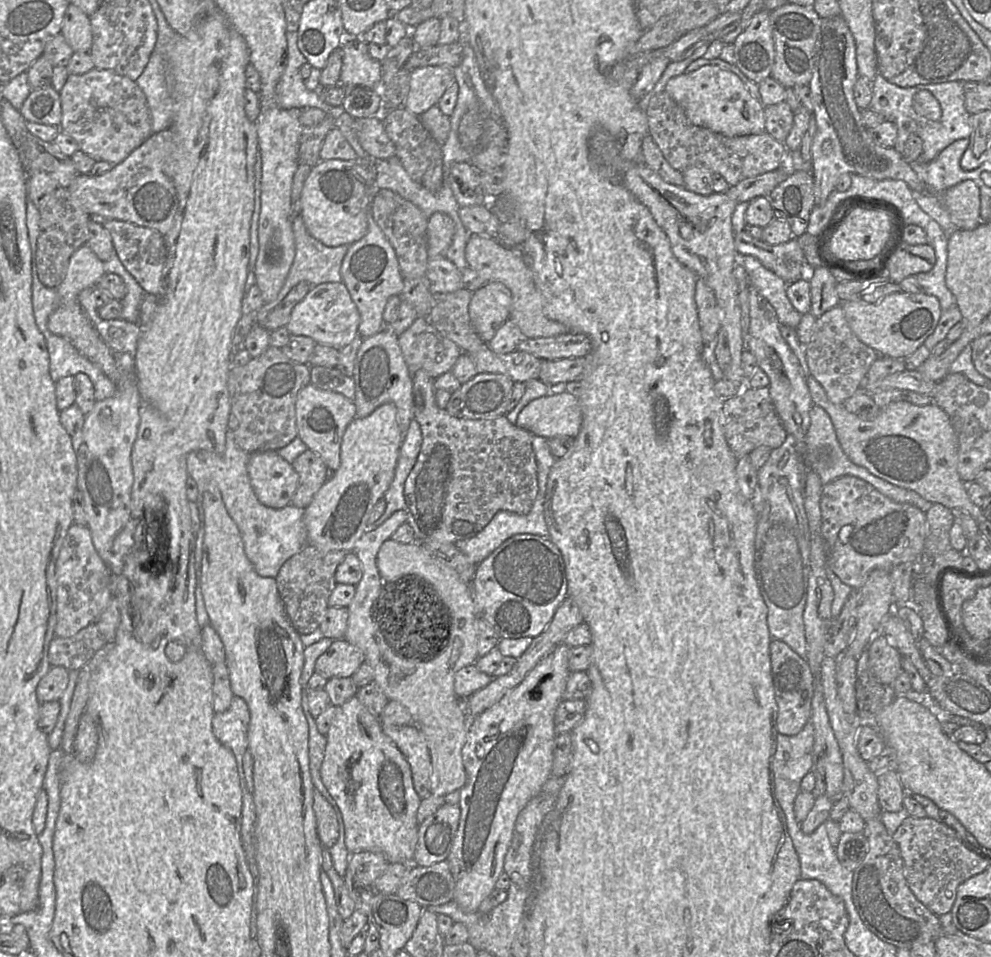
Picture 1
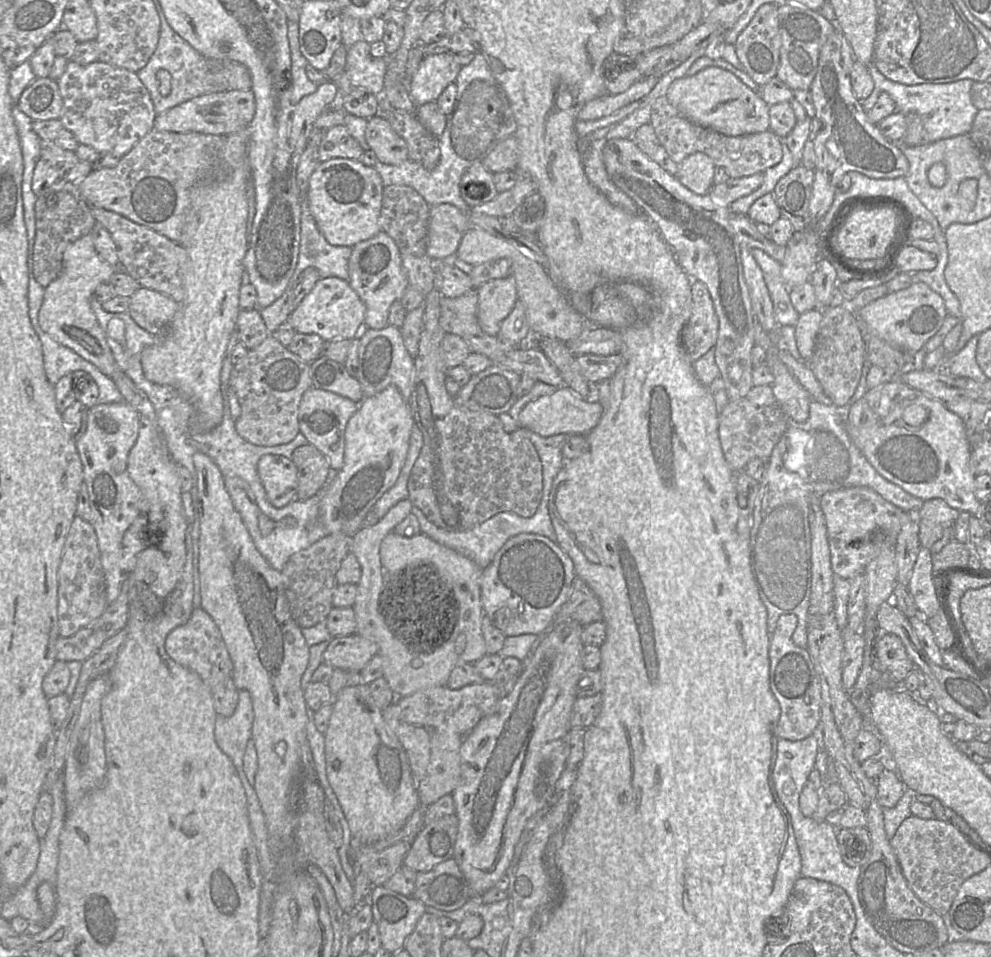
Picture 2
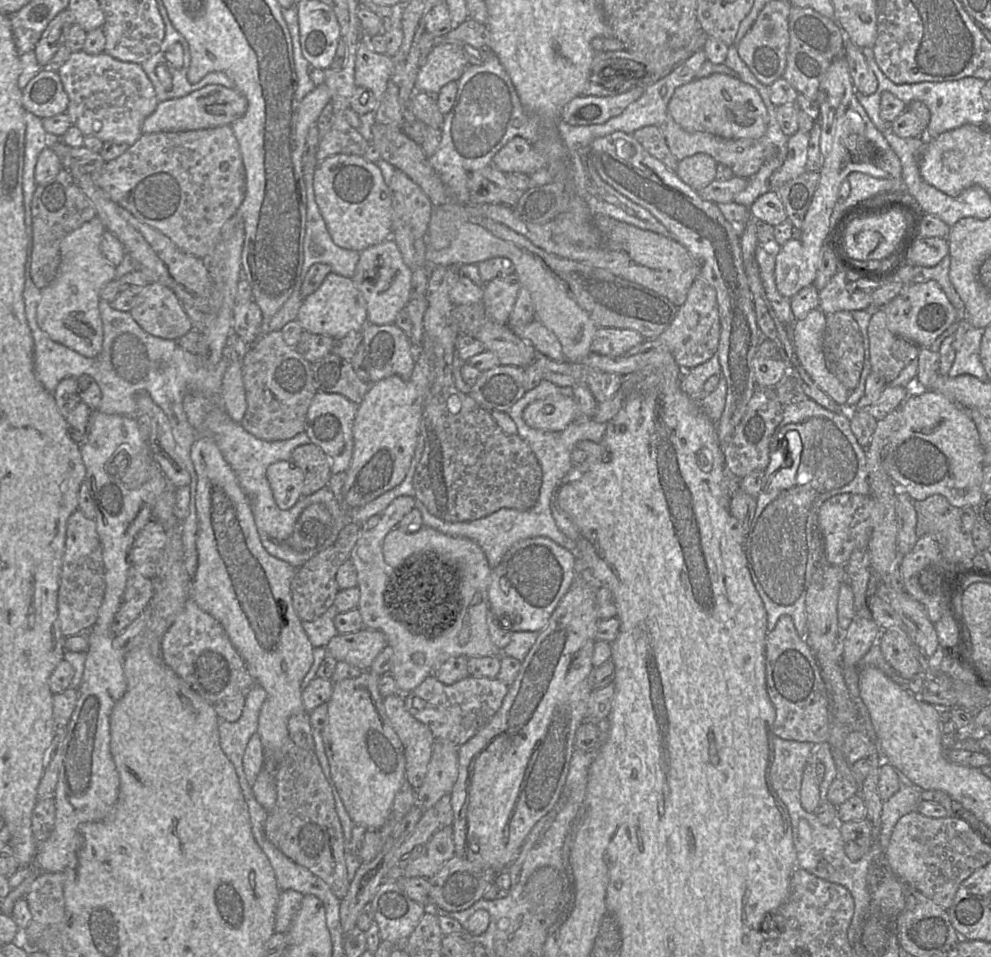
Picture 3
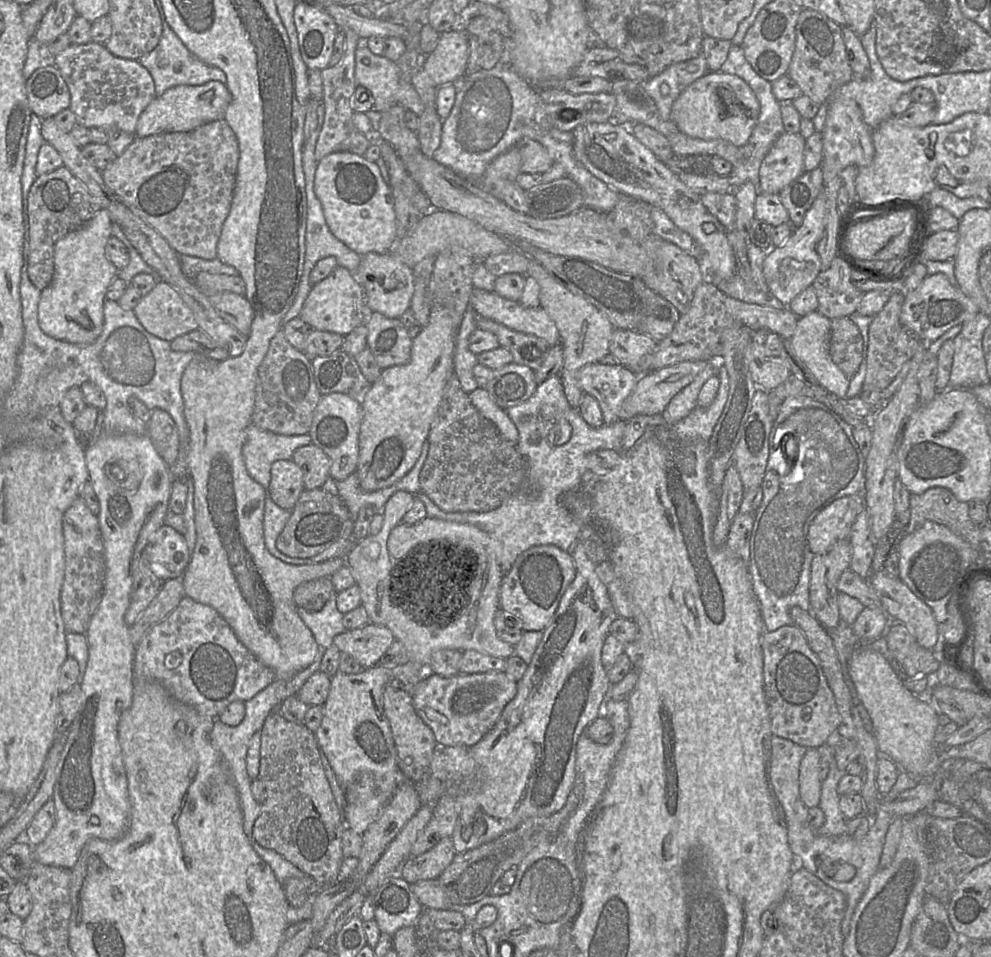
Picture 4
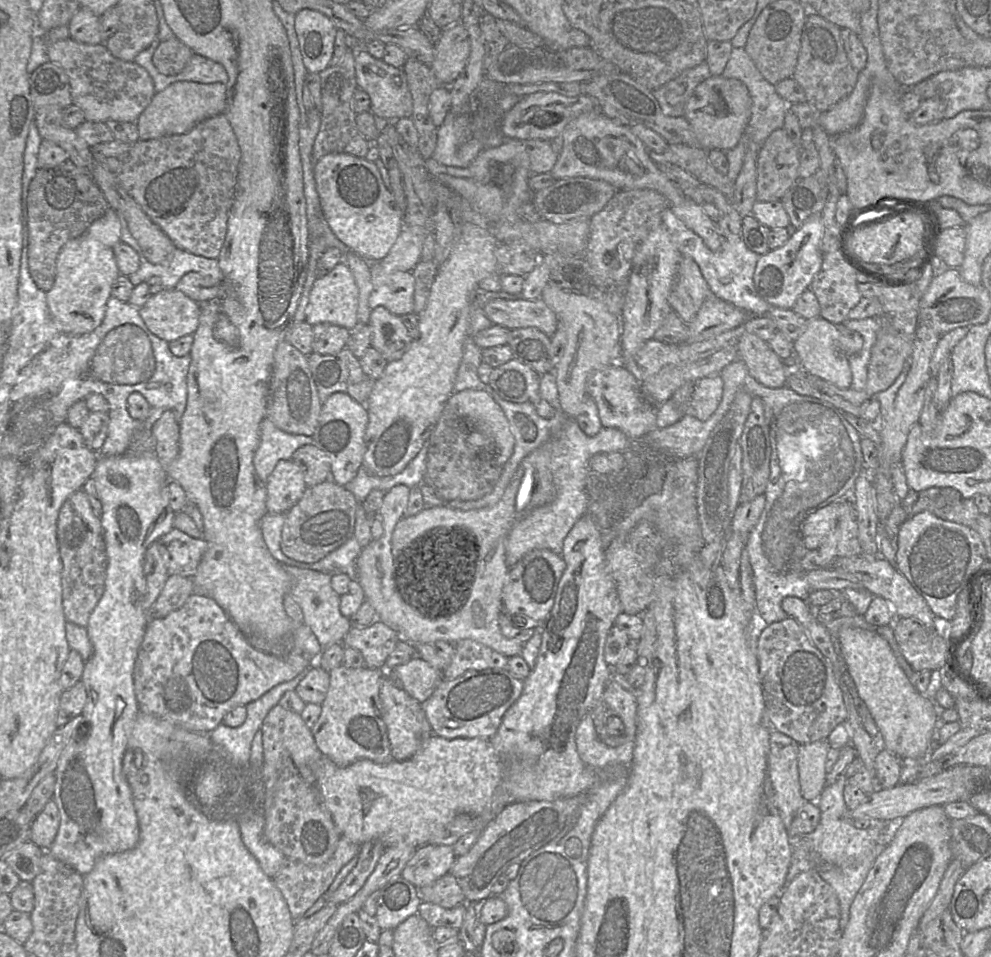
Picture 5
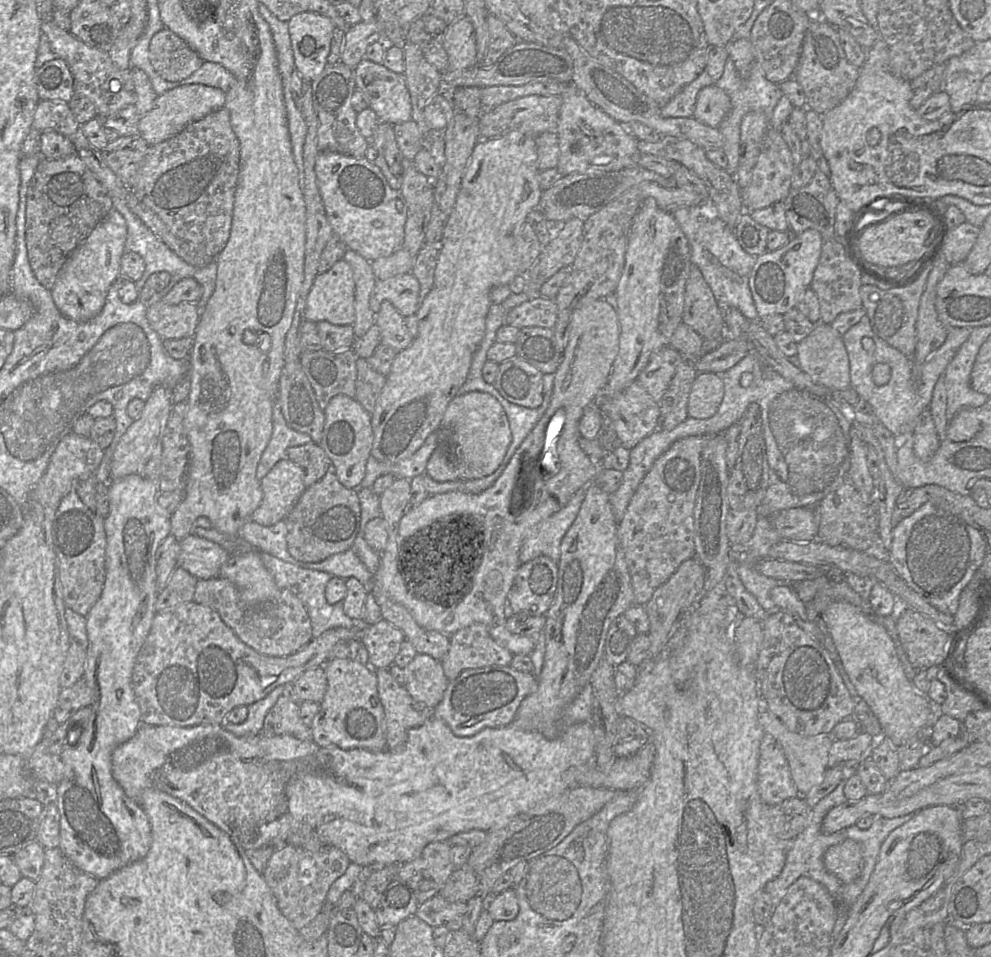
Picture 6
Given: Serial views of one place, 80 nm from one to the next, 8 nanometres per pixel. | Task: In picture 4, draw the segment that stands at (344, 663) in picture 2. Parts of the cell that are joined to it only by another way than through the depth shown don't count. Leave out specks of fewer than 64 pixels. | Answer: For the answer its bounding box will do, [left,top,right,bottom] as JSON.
[333,622,395,669]

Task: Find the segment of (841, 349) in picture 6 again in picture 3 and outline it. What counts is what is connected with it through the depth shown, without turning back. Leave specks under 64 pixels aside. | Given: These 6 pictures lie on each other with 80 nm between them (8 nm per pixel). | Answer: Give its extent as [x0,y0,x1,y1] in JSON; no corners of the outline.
[793,308,848,406]

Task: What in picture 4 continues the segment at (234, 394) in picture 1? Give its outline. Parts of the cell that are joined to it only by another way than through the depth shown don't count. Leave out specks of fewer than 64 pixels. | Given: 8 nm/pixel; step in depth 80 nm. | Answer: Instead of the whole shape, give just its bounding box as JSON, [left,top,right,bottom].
[251,329,321,435]

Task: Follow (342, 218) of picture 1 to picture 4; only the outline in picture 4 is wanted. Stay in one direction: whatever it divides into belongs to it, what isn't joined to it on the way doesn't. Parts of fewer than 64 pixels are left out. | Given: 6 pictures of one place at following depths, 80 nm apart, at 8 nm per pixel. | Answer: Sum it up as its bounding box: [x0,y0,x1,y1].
[314,152,398,256]

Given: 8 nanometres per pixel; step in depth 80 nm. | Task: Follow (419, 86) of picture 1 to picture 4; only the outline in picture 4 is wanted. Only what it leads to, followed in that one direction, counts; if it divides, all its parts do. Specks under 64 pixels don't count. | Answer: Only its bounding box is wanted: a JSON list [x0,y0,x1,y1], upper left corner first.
[421,27,469,88]

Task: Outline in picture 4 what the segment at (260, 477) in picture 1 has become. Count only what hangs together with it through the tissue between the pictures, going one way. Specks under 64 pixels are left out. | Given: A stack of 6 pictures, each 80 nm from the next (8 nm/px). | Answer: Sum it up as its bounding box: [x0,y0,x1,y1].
[267,460,304,510]

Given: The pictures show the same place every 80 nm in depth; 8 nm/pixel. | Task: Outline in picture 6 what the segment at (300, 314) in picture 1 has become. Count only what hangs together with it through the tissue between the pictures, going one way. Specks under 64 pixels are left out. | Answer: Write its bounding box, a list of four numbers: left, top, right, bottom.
[306,259,355,325]

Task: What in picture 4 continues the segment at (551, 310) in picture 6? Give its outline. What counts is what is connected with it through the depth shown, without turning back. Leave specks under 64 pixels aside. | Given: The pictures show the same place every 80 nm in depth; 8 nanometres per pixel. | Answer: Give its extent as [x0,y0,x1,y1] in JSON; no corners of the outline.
[470,288,560,346]

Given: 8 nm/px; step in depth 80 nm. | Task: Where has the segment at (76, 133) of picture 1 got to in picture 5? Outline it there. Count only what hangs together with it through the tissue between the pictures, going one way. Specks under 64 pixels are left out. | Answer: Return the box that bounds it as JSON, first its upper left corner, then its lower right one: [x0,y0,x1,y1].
[47,37,156,122]

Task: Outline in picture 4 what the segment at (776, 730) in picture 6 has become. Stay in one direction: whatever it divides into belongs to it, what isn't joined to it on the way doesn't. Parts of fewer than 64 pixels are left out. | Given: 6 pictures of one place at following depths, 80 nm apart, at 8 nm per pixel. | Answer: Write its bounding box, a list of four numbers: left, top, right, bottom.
[799,748,822,807]

